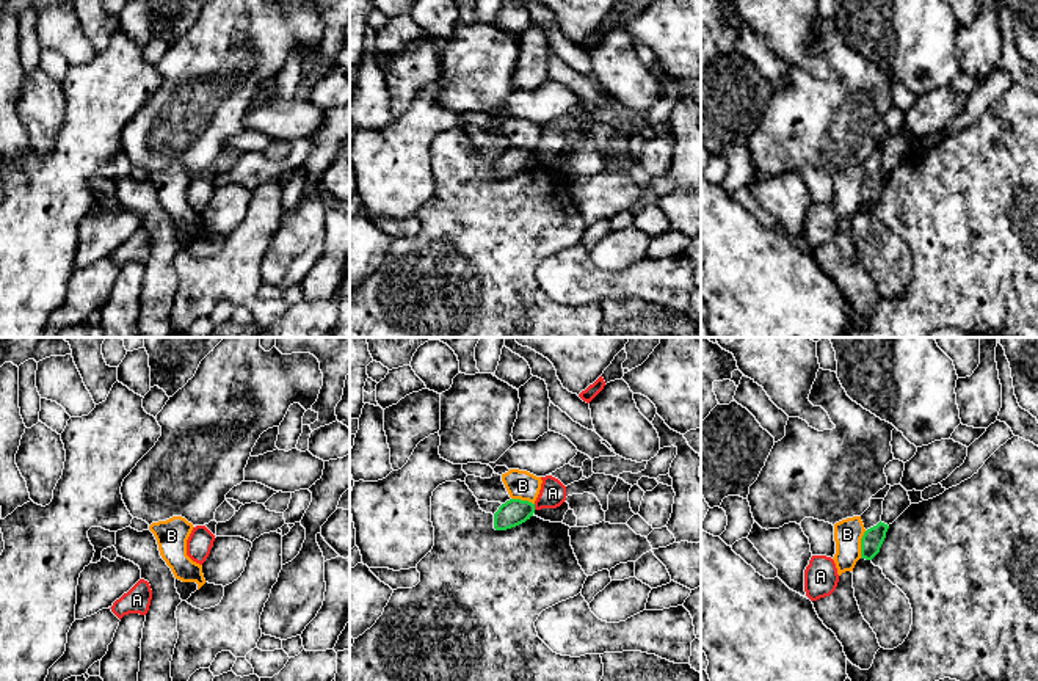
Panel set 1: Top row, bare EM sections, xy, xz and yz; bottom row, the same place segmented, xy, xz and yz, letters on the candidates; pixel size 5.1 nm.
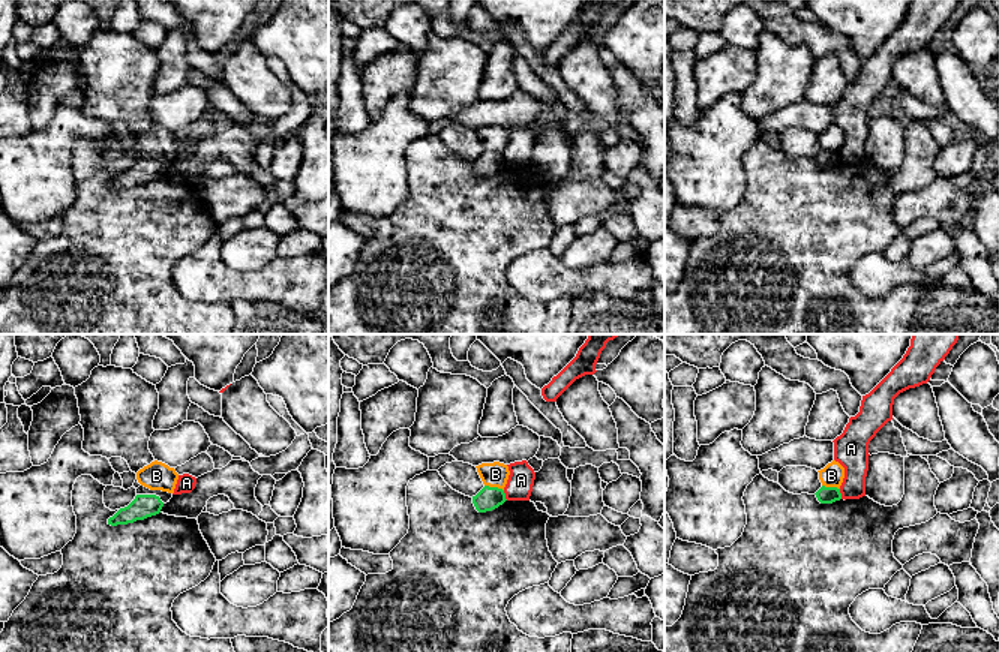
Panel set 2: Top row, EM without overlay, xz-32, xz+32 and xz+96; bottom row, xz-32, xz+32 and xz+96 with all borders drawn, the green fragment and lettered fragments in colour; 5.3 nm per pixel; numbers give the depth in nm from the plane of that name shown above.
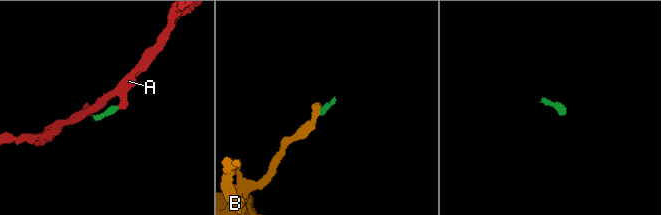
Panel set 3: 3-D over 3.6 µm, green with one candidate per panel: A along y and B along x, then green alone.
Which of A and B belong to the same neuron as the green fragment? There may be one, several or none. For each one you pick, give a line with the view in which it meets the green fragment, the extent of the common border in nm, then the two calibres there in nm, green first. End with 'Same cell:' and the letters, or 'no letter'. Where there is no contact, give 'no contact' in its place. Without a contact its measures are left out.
Same cell: no letter

